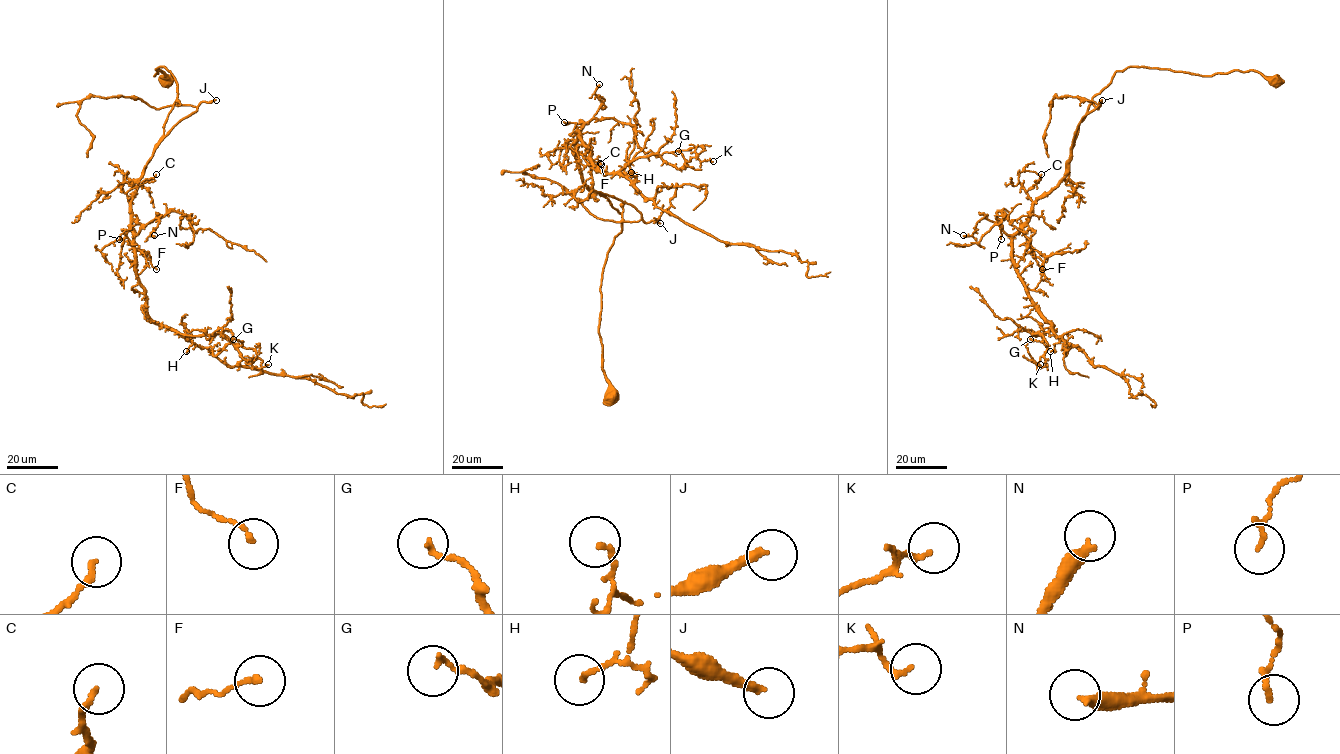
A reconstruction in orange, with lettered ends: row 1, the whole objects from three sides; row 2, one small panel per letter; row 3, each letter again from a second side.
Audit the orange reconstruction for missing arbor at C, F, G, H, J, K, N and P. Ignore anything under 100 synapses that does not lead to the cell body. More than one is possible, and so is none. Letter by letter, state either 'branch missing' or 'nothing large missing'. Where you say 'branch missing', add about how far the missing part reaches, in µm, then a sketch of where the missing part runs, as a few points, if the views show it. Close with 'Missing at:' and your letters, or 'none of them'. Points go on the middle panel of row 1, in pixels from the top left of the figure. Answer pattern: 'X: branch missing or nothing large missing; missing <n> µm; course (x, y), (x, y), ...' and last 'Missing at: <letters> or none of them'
C: nothing large missing
F: nothing large missing
G: nothing large missing
H: nothing large missing
J: branch missing; missing 300 µm
K: nothing large missing
N: nothing large missing
P: nothing large missing
Missing at: J

